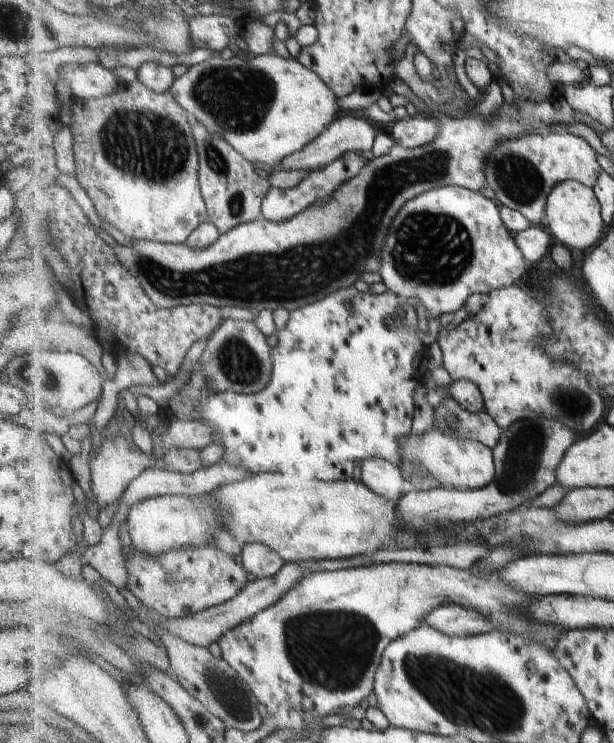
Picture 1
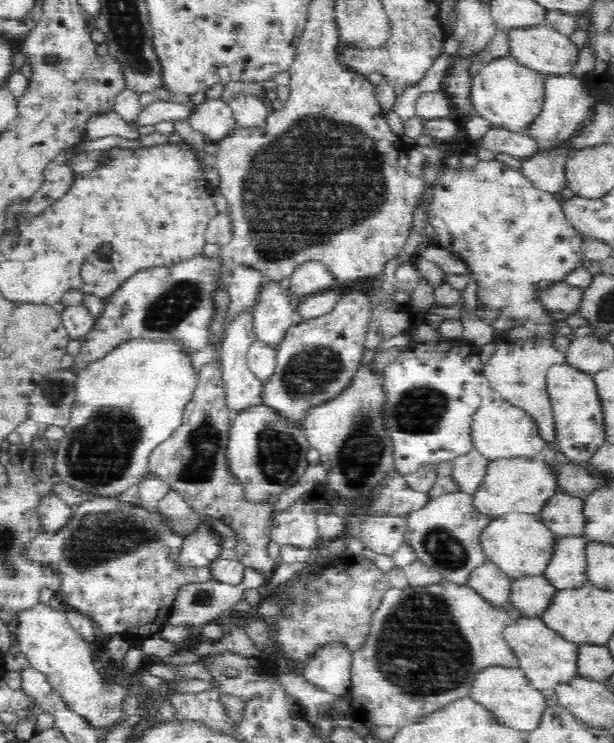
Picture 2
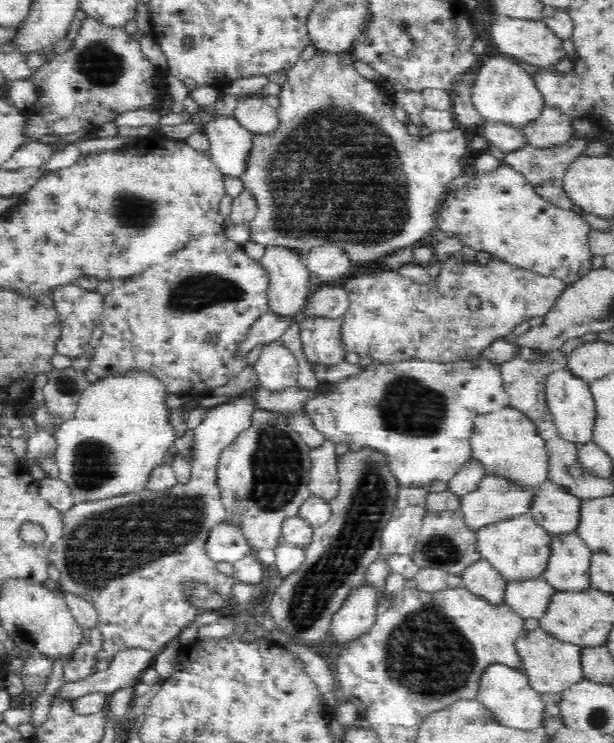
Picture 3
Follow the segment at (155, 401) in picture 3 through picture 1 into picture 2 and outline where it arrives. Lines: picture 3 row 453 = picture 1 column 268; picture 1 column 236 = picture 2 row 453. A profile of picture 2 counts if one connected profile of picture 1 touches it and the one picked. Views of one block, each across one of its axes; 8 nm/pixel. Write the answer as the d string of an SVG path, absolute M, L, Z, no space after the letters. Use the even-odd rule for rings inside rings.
M131 338L117 344L102 358L90 361L76 375L72 383L75 397L71 402L70 422L64 427L66 435L54 444L57 449L54 475L74 489L98 496L131 492L147 472L150 452L181 425L186 404L190 404L194 396L198 372L192 352L177 338Z

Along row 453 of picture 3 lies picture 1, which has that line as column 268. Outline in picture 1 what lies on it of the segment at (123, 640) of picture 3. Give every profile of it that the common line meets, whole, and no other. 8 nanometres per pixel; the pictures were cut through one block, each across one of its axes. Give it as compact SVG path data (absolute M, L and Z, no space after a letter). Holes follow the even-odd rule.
M346 153L335 162L331 162L317 171L311 171L307 178L294 188L282 190L273 187L263 202L262 218L273 223L291 221L293 218L299 217L299 214L305 213L312 205L319 203L324 197L331 199L341 186L356 178L369 162L361 156L361 153Z

